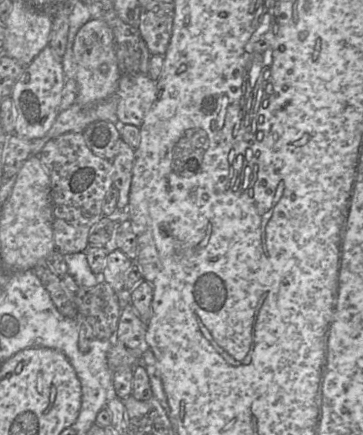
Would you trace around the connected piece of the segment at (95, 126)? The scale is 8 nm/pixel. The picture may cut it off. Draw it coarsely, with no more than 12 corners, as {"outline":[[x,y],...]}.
{"outline":[[97,120],[82,131],[87,146],[113,160],[121,133],[108,120]]}

